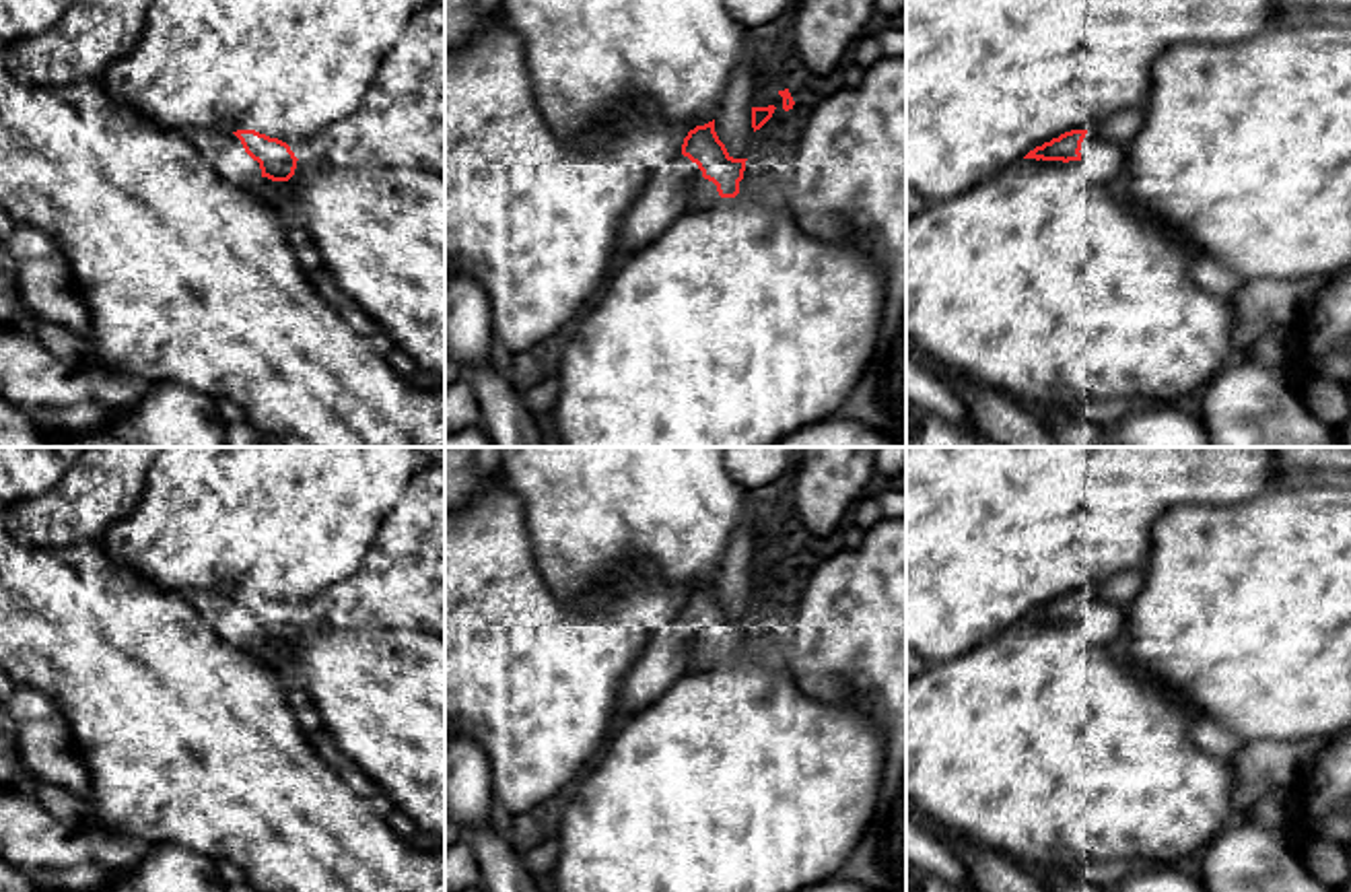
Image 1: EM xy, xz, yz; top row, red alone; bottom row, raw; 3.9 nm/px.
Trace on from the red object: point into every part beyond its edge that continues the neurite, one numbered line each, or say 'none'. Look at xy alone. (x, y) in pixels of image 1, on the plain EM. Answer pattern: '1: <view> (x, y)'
1: xy (227, 614)

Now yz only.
1: yz (1102, 621)

